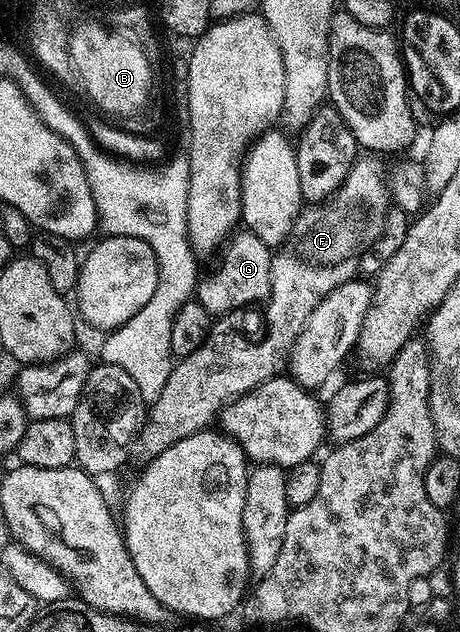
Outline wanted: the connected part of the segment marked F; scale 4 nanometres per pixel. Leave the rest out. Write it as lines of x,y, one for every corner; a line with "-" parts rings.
361,156
361,157
358,157
357,163
355,163
353,165
353,167
351,168
351,172
347,172
347,176
343,180
343,184
341,185
341,187
339,189
337,189
336,192
334,192
334,194
332,194
330,198
325,198
321,202
308,203
308,205
306,205
304,208
302,208
301,211
299,211
298,214
297,214
297,219
295,220
295,224
293,225
293,232
292,232
292,234
290,234
289,239
287,239
286,242
281,243
279,248
273,250
273,259
271,260
271,288
269,289
268,299
264,303
264,306
263,306
263,309
265,309
265,338
259,339
258,342
248,342
248,340
245,339
245,338
237,338
237,339
234,340
234,342
224,342
224,340
221,339
221,338
216,338
216,336
210,336
210,337
205,339
205,342
202,343
201,347
199,347
198,350
196,350
195,352
191,352
191,356
187,356
186,358
180,359
180,361
178,361
176,363
176,365
174,365
173,371
171,372
171,376
167,380
167,384
163,388
163,392
159,396
159,400
155,400
148,407
147,417
146,417
146,419
145,419
143,425
142,425
142,428
141,428
141,433
139,435
139,446
140,446
140,442
141,442
141,450
142,450
143,453
145,453
145,456
152,456
154,454
162,454
163,452
167,452
167,448
171,448
171,444
179,444
179,440
187,440
187,436
191,436
195,432
199,432
200,430
206,429
206,427
208,427
210,425
210,423
212,423
212,422
209,422
209,421
211,421
212,418
213,418
213,421
214,421
214,419
216,419
218,417
218,415
220,415
221,411
224,410
226,406
230,406
230,404
232,404
232,402
236,401
237,398
242,398
244,396
244,394
246,394
247,392
251,392
259,384
263,384
267,380
271,380
272,378
278,377
278,375
280,375
282,373
282,371
284,371
286,369
286,366
287,366
287,363
288,363
288,360
289,360
289,354
291,353
291,351
293,351
293,345
295,344
295,340
299,336
299,332
303,332
303,328
307,324
307,320
311,316
311,312
315,312
315,308
318,306
318,304
320,304
320,302
322,302
322,300
324,300
324,298
326,298
328,296
328,294
330,294
331,292
335,292
335,288
339,288
339,284
347,284
348,282
354,281
354,279
356,279
358,277
357,269
359,269
360,266
361,266
361,257
363,257
364,254
368,252
368,250
369,250
369,253
370,253
370,251
372,251
374,249
374,247
376,247
377,242
381,238
382,234
385,233
385,221
387,220
387,218
389,216
389,212
390,212
390,209
391,209
391,186
390,186
390,183
387,181
387,176
386,176
386,180
385,180
385,170
384,170
383,167
381,167
380,161
382,162
382,159
380,157
377,157
377,156

